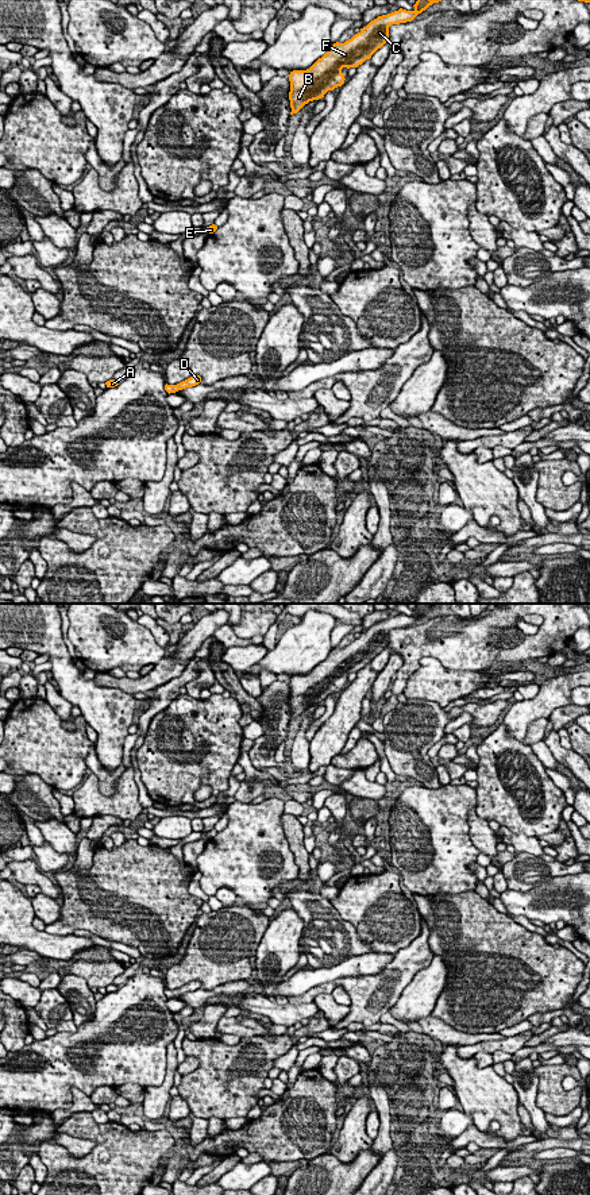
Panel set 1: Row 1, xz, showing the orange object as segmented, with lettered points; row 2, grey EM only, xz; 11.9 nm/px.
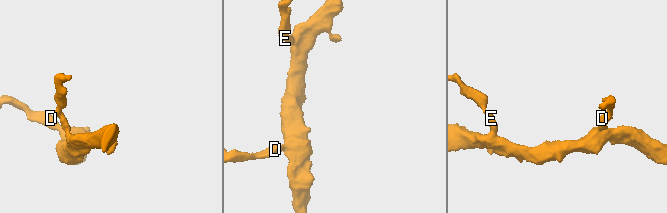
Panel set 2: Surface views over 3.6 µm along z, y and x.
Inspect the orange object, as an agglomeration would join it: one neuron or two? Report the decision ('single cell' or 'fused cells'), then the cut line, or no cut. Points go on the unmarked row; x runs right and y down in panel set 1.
single cell; no cut

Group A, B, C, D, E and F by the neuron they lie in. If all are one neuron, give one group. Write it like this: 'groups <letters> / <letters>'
groups A B C D E F

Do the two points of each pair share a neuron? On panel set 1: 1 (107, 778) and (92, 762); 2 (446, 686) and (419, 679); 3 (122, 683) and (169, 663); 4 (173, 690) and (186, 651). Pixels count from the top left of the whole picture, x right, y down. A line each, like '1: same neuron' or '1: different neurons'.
1: same neuron
2: same neuron
3: same neuron
4: different neurons

